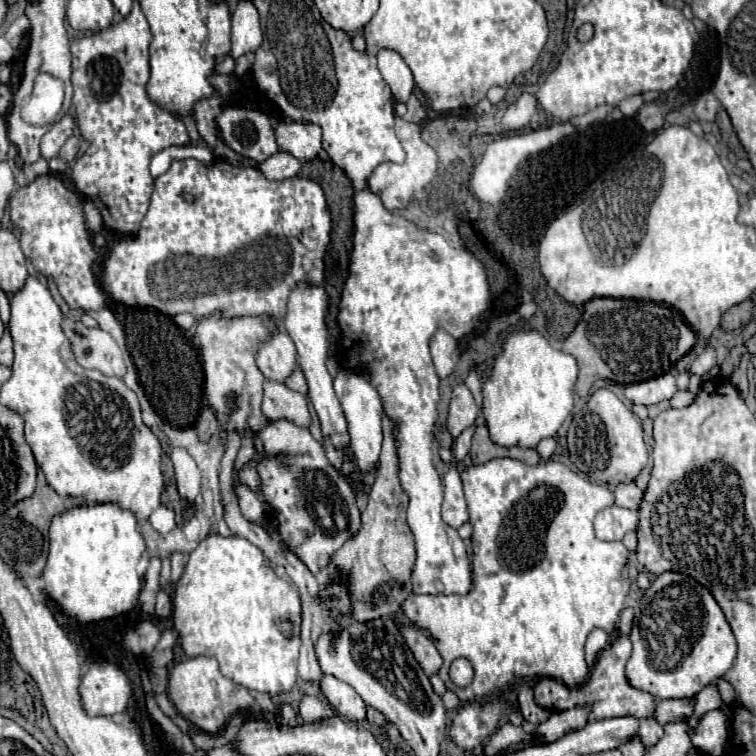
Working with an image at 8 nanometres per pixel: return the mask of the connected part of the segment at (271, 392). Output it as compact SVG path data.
M275 380L263 382L263 402L261 402L261 412L269 420L279 420L287 418L295 422L297 426L309 426L311 416L307 408L307 400L303 394L289 390L285 384L279 384Z

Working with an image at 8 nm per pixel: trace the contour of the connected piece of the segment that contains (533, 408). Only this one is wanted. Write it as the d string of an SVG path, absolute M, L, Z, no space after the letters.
M519 328L507 334L501 352L493 362L493 372L483 384L483 414L491 434L491 440L499 446L523 446L535 448L543 438L557 436L563 420L573 410L573 388L579 374L577 360L571 354L565 354L557 348L551 348L549 340L533 328Z

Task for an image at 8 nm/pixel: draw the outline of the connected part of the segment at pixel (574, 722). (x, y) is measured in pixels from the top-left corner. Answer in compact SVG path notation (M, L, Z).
M587 704L563 712L553 712L547 722L539 724L539 734L543 736L545 742L555 742L571 730L585 728L589 722L589 714L591 714L591 706Z

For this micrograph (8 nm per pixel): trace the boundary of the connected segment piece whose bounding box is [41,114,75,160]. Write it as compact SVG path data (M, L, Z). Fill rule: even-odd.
M65 114L59 122L51 124L47 134L41 140L41 156L45 160L55 158L59 154L61 146L65 144L65 140L73 134L73 130L75 130L75 118L71 114Z

